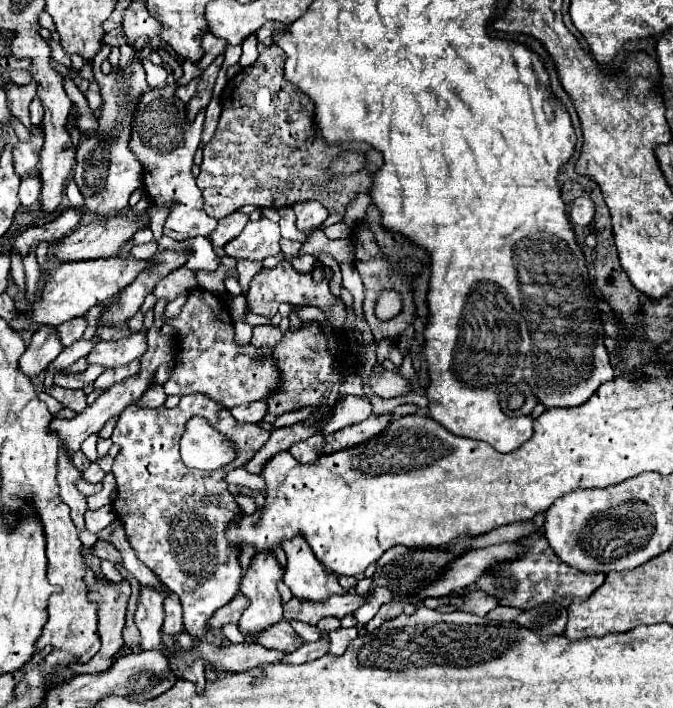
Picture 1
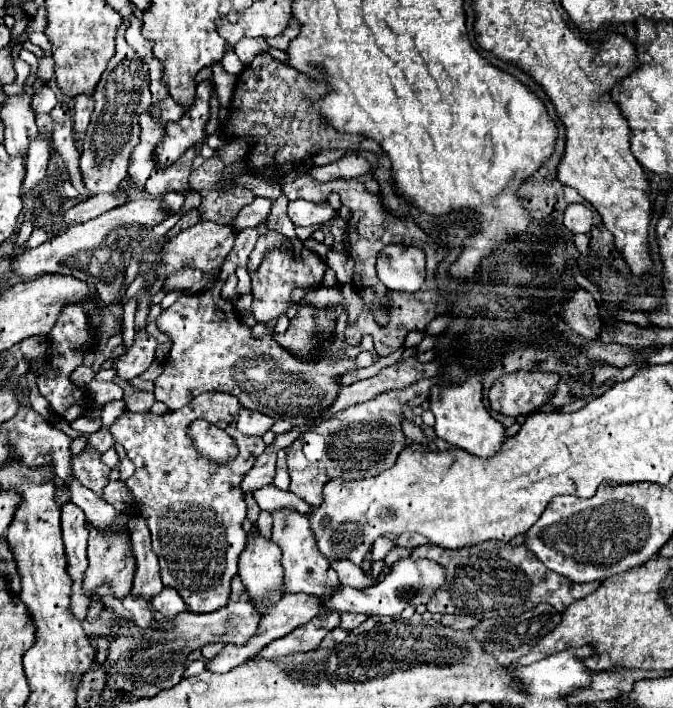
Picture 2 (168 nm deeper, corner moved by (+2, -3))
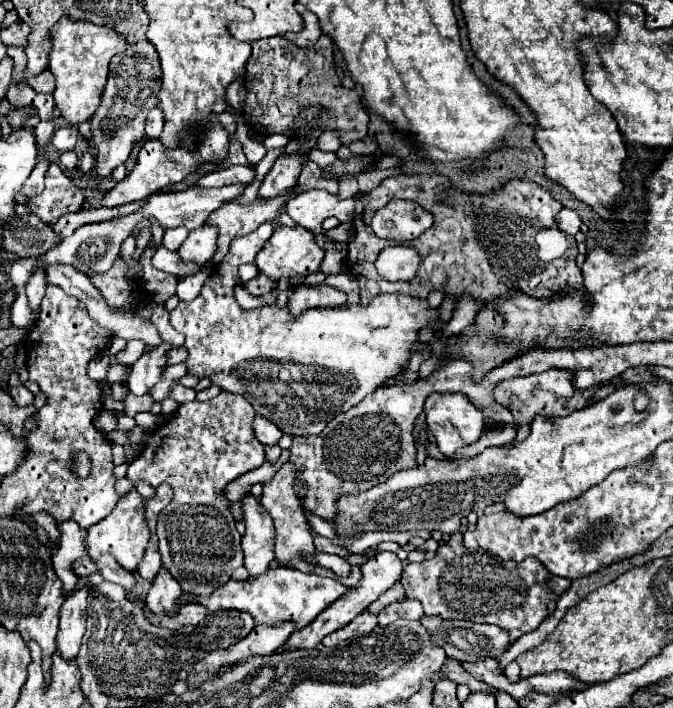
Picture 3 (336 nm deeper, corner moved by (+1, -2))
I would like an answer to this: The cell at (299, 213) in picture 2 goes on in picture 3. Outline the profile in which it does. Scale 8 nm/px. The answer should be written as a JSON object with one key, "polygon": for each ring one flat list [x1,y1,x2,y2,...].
{"polygon":[[307,190,299,192,293,200,287,202,287,214,303,228,311,230,317,240,321,242,323,236,319,236,321,222,329,216,338,216,340,223,351,222,354,218,354,200,348,198,337,200,327,190]]}

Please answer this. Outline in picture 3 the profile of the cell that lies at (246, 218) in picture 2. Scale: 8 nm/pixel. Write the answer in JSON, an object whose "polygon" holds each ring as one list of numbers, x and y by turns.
{"polygon":[[279,156,277,162,273,164,273,168,269,170,269,174,263,178,261,186,259,186,259,196,261,200,271,200,277,198,281,194,285,194,289,188,293,188,293,184,299,178,301,172,301,162,305,160,305,156]]}

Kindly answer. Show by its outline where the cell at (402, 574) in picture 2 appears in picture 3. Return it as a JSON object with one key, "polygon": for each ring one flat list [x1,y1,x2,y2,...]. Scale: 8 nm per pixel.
{"polygon":[[273,568,265,576,247,578,243,582,229,580,227,584,219,586,209,600,197,600,195,596,181,596,181,602,199,602,207,606,211,612,215,610,245,610,251,612,251,616,257,620,257,624,281,624,283,620,293,620,297,624,297,630,307,626,315,620,319,612,323,612,327,606,331,606,335,600,339,600,343,594,347,594,349,588,341,584,337,578,327,578,319,574,305,574,295,568]]}

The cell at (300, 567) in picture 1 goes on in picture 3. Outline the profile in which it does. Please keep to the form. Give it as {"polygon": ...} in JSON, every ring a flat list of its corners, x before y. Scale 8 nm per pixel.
{"polygon":[[285,462,275,478,269,484,263,484,263,498,261,504,265,506,265,510,271,514,273,522,275,522,275,558,281,566,287,566,293,558,303,558,303,556,313,556,315,554,315,544,313,544,313,534,311,528,305,520,305,512,303,506,293,490,293,480,295,480,295,468,291,462]]}

